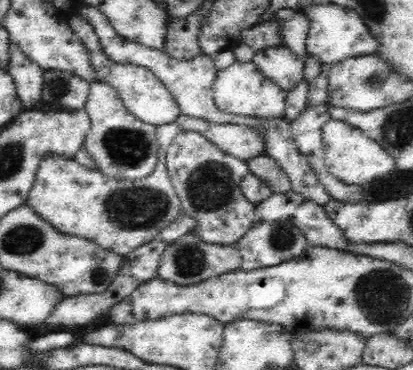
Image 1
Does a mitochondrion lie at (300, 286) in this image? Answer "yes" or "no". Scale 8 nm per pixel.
no

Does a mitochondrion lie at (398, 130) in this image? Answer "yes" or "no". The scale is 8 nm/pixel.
yes

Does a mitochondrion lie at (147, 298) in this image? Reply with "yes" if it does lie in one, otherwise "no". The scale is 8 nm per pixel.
no

